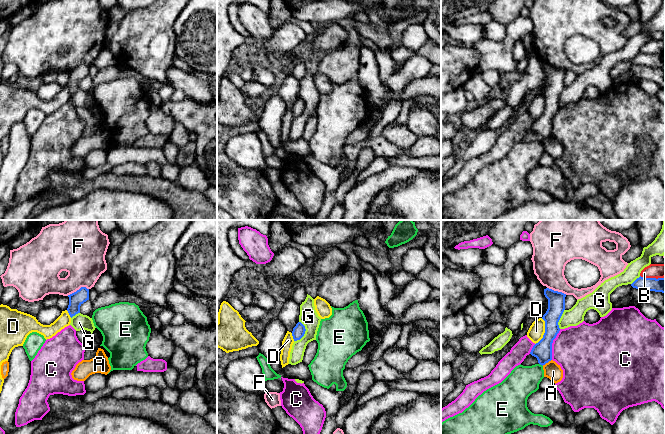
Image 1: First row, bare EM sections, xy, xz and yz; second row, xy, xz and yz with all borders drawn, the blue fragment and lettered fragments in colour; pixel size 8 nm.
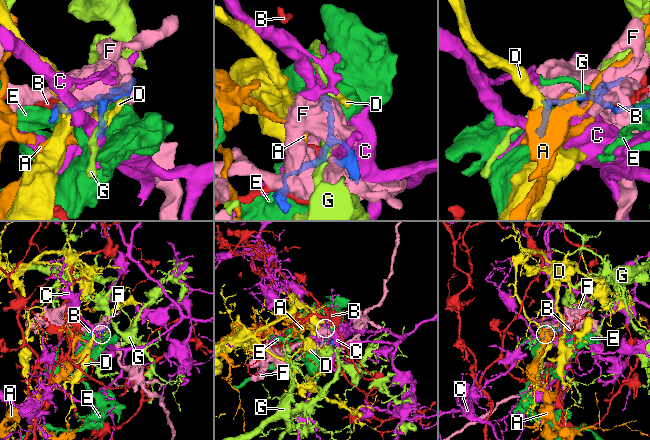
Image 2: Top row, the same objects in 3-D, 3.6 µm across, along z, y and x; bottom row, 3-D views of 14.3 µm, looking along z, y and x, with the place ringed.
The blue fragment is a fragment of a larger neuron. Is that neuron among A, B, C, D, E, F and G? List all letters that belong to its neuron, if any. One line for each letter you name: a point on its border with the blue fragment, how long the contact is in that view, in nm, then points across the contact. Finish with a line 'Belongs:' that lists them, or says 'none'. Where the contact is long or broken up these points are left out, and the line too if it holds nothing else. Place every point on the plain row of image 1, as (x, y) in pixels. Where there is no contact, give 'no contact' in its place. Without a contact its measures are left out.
Belongs: none

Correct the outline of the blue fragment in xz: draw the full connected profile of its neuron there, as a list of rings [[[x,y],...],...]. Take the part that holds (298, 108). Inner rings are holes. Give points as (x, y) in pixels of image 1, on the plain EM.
[[[298,98],[292,107],[294,117],[300,116],[304,112],[305,107],[305,102],[301,98]]]

